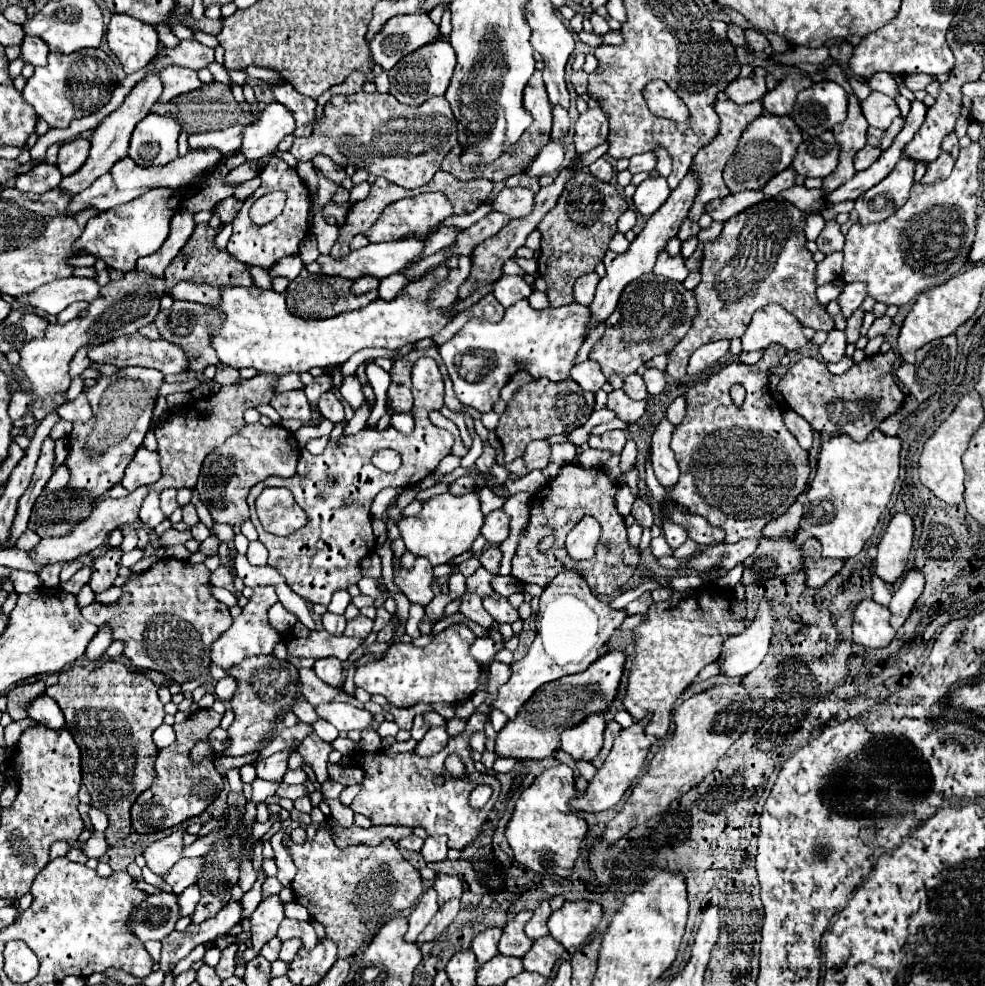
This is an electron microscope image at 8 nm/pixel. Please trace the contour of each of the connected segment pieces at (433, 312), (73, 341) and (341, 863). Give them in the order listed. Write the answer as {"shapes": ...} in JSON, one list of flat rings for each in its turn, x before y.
{"shapes":[[[435,266,431,268,425,276,421,276,419,280,407,284,393,300,383,300,377,298,371,304,367,304,361,310,353,310,353,312,345,312,333,318,325,318,325,320,301,320,295,318,293,314,287,312,285,306,285,298,283,294,275,292,273,288,269,290,261,290,259,286,241,286,241,288,227,288,223,292,223,302,217,306,221,312,225,312,225,324,219,330,219,334,213,338,213,348,219,356,219,360,227,366,235,366,235,368,255,368,259,372,273,372,273,374,289,374,289,372,309,372,313,366,341,366,343,362,347,362,355,352,363,350,363,348,387,348,387,350,399,350,407,344,413,344,415,340,421,338,433,338,441,328,447,326,447,322,457,314,455,310,447,310,447,308,433,308,429,294,435,286,439,286,445,278,447,278,449,268,447,266]],[[127,272,123,280,109,282,101,288,101,294,97,302,91,302,87,308,85,318,75,318,63,326,49,324,43,338,35,338,27,342,27,346,21,350,21,362,19,372,23,378,27,378,29,390,39,398,43,396,55,396,67,392,71,378,69,378,69,362,73,354,97,340,97,342,109,342,119,336,135,334,141,326,153,324,155,316,159,314,159,302,165,294,165,282,161,278,149,278,149,274,135,274]],[[321,826,313,842,303,846,291,844,289,854,297,866,297,876,291,884,295,902,305,906,311,918,325,926,327,936,339,948,339,958,351,958,385,922,409,912,423,892,419,872,401,856,391,840,383,840,379,846,339,850,329,828]]]}

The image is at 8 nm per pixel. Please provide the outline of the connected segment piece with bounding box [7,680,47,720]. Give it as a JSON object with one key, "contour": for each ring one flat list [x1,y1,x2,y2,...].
{"contour":[[33,682,33,684,19,684,7,692,7,712,13,720,27,718,25,706,29,700,37,698,37,694,43,694,47,688,47,682]]}

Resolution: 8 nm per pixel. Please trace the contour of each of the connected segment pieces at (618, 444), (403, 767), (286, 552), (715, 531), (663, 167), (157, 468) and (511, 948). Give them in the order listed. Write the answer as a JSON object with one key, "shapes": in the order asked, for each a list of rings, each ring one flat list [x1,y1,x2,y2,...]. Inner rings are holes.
{"shapes":[[[609,430,603,436,597,438,589,438,589,446,591,448,601,448,601,450,611,450,613,454,619,454,625,446,627,438,623,430]],[[475,712,467,720,465,730,461,734,453,736,449,740,447,748,441,750,439,754,435,754,433,758,417,758,417,754,385,756,383,752,357,752,357,754,353,754,351,756,353,764,365,768,367,776,363,780,363,790,351,802,351,810,371,818,373,826,387,826,387,824,411,826,411,828,421,826,429,832,429,836,445,834,449,838,449,848,463,850,467,844,471,844,481,834,481,828,487,822,483,816,479,816,479,812,475,808,469,806,469,792,477,784,493,786,491,800,497,800,499,792,501,792,499,780,495,776,489,776,489,774,479,774,475,770,475,762,471,758,473,750,469,746,469,740,475,732,485,730,487,718,489,718,489,714],[453,752,463,758,465,768,467,768,467,780,457,780,445,772,443,762],[437,776,443,776,445,782,437,784,435,782]],[[419,358,413,364,411,378,414,400,411,414,415,423,413,434,403,436,389,426,383,432,361,430,355,436,341,436,319,456,301,450,295,476,265,478,249,492,247,504,251,508,251,522,259,532,259,540,269,550,269,564,283,574,287,586,293,592,297,592,311,604,327,606,333,592,347,590,361,580,361,558,369,556,375,550,369,510,377,492,381,492,383,488,405,488,419,484,437,468,437,464,451,452,455,444,451,432,433,426,429,420,431,410,443,408,443,378,437,362,433,358],[381,448,391,448,401,454,401,468,397,472,381,472,373,466,371,458],[267,486,285,486,293,492,297,504,307,514,307,524,303,526,303,530,297,530,291,536,273,536,263,530,255,514,255,498]],[[675,506,671,510,661,510,661,512,669,512,669,518,687,528,689,532,689,538,699,542,699,544,723,544,725,542,725,530,709,524,705,518,701,516,695,516,695,514,681,514,681,510]],[[657,148,655,150,655,154,657,154,657,170,659,170,659,174,661,176,669,176,671,174,671,156,665,152,665,148]],[[139,446,133,460,125,468,125,476,121,480,121,486,127,490,135,490,145,484,153,484,161,478,161,456,157,452,147,450,145,446]],[[519,912,505,928,503,928,503,936,499,940,499,954,503,956,517,956,521,958,529,948,531,948,531,940,525,936,523,928,529,922,531,912]]]}

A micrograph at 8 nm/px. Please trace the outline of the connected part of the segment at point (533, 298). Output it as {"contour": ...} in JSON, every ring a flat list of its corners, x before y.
{"contour":[[535,290,535,292,529,296,529,304,531,304,531,308,535,308,535,310,543,310,543,308,549,308,549,300,547,300,547,294,543,294,543,292]]}

